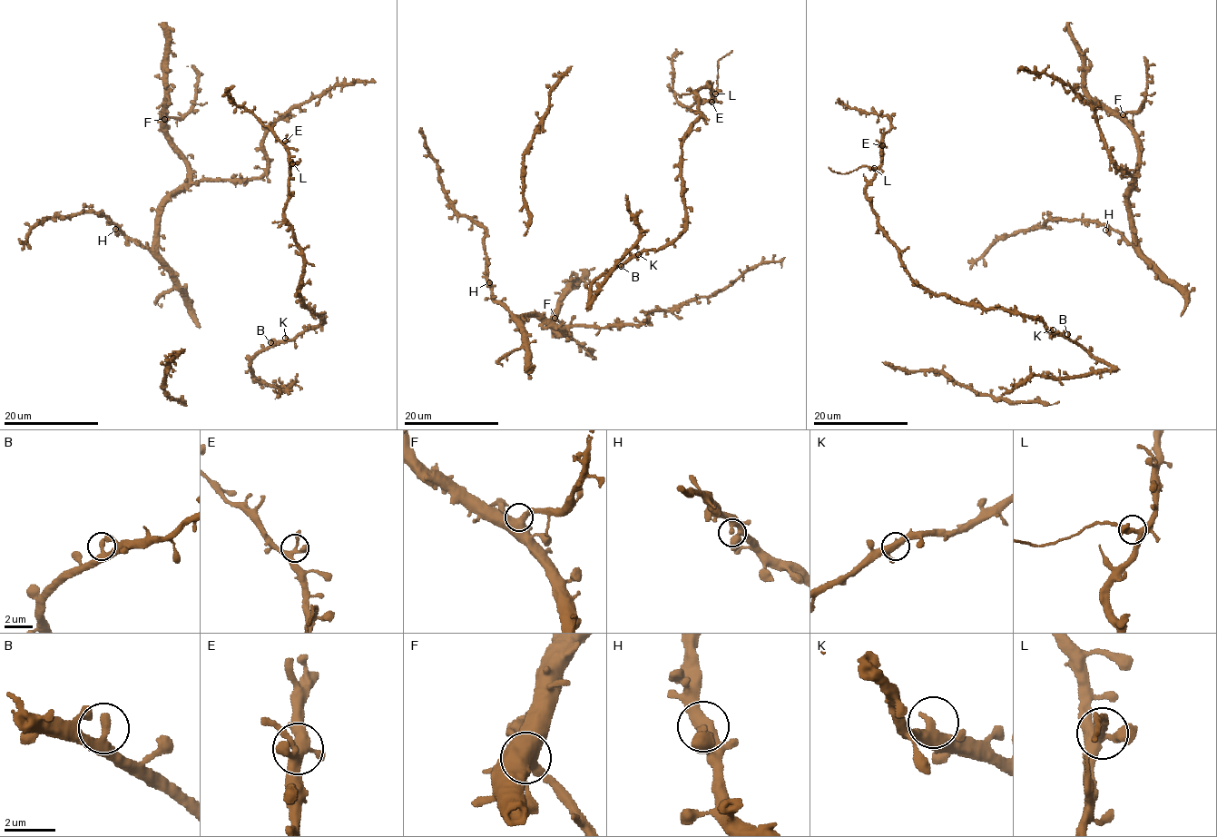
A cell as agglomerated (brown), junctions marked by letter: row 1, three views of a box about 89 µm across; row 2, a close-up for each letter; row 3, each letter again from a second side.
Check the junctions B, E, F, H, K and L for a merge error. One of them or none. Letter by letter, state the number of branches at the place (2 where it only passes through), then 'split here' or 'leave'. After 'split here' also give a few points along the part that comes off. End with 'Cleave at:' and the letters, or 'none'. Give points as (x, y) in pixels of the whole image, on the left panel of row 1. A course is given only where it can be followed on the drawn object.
B: branches 2; leave
E: branches 3; leave
F: branches 4; leave
H: branches 2; leave
K: branches 3; leave
L: branches 4; split here; course (292, 163), (291, 160), (289, 165), (298, 163), (300, 159)
Cleave at: L

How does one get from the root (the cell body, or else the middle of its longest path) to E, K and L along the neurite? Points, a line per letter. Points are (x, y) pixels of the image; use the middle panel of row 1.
E: (587, 310), (589, 285), (668, 246), (684, 228), (682, 139), (701, 114), (695, 93), (707, 83), (711, 102)
K: (587, 310), (589, 285), (638, 254)
L: (587, 310), (589, 285), (668, 246), (684, 228), (682, 137), (701, 114), (696, 92), (707, 83), (714, 93)

